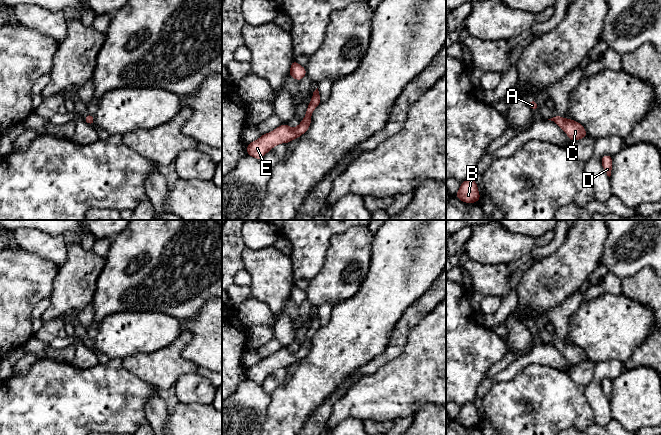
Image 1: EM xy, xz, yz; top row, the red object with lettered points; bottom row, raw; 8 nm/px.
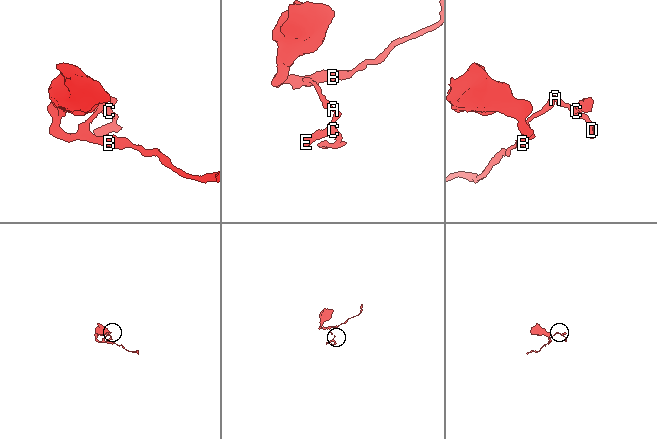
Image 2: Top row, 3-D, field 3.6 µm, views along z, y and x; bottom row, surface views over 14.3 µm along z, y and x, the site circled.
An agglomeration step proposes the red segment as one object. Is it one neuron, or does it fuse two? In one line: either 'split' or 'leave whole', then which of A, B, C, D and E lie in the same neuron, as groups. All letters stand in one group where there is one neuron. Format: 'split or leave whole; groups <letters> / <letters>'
leave whole; groups A B C D E

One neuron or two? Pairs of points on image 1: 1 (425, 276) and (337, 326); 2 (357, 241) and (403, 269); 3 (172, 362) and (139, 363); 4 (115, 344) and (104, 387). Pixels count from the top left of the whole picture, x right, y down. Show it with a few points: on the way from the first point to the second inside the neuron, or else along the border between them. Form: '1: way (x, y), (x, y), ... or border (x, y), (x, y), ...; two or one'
1: way (403, 286), (397, 286), (359, 324); one
2: border (374, 234), (370, 265), (366, 273); two
3: way (164, 363), (147, 363); one
4: border (122, 359), (110, 360); two

